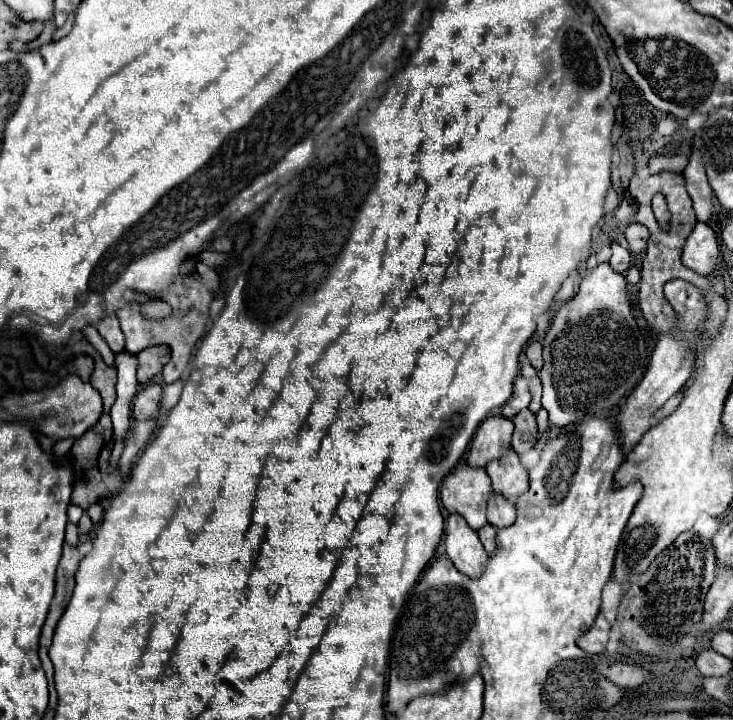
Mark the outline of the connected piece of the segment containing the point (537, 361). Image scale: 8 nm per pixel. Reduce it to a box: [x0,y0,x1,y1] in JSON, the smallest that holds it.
[525,342,543,370]

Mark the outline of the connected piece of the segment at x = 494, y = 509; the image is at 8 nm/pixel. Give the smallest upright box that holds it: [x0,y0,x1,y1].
[487,494,515,528]

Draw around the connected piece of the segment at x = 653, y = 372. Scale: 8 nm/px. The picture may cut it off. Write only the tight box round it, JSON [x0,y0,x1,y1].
[617,280,707,454]

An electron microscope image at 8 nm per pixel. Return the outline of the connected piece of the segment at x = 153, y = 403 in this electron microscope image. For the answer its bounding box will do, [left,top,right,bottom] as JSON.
[133,382,163,420]

